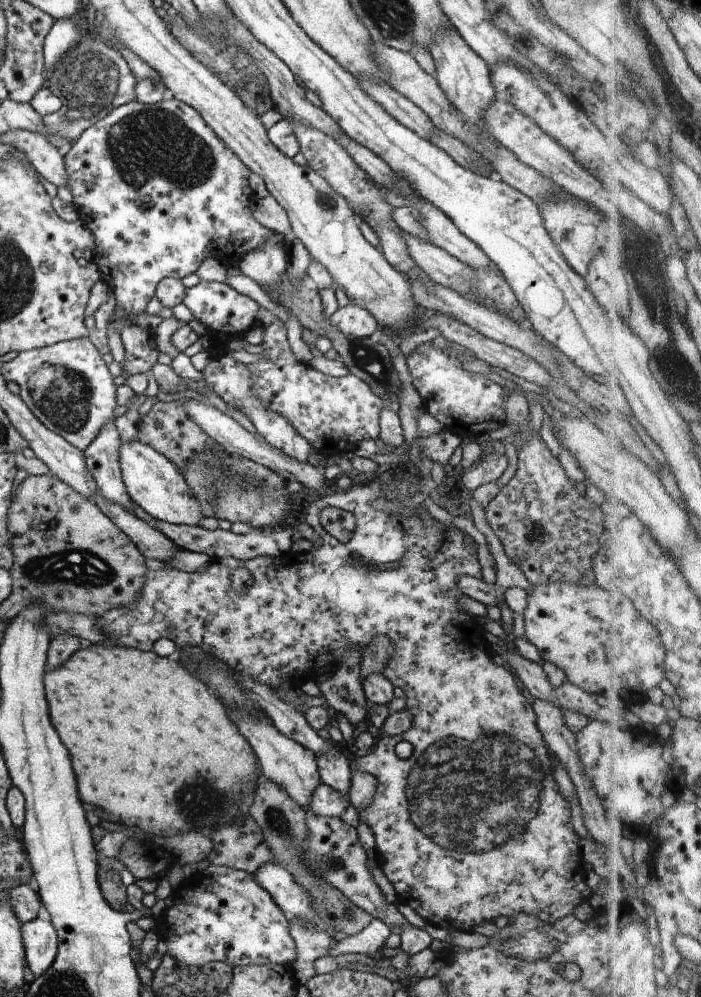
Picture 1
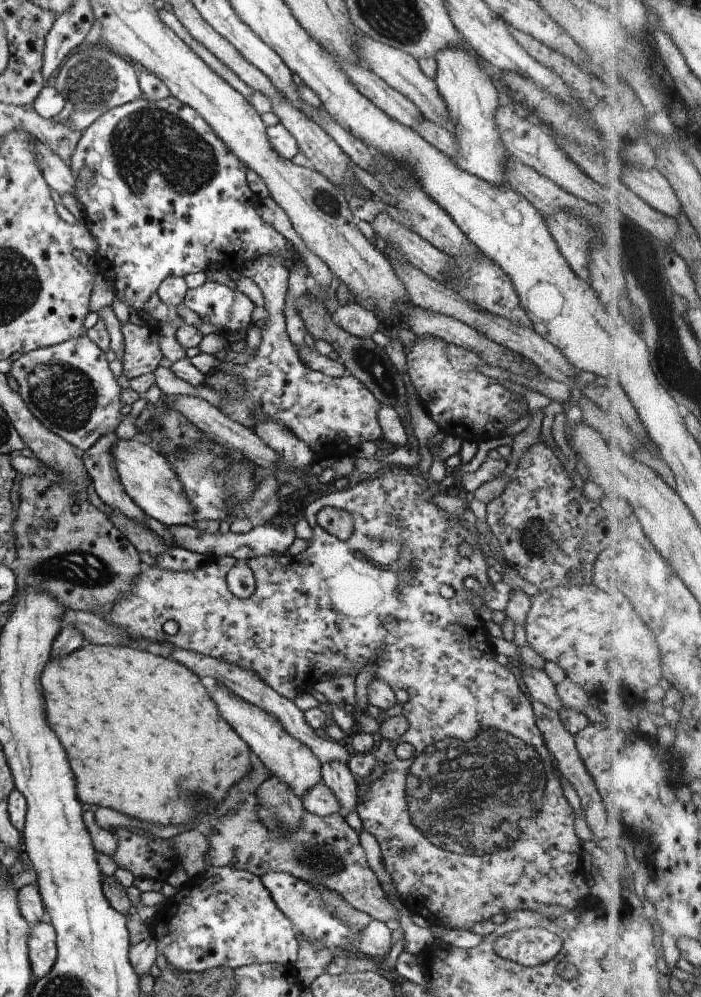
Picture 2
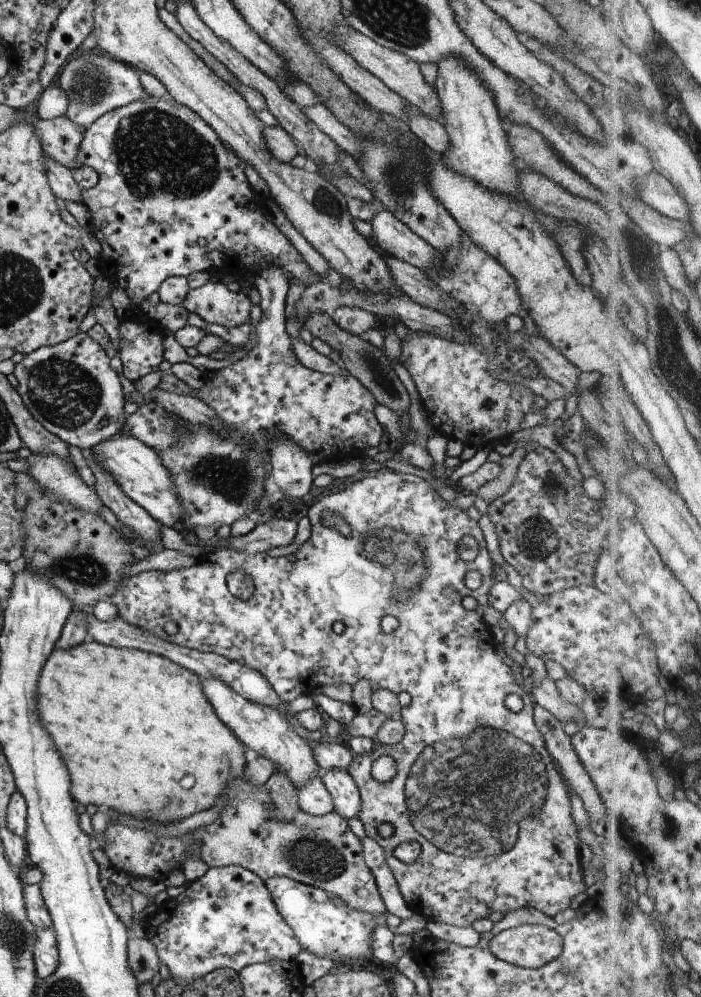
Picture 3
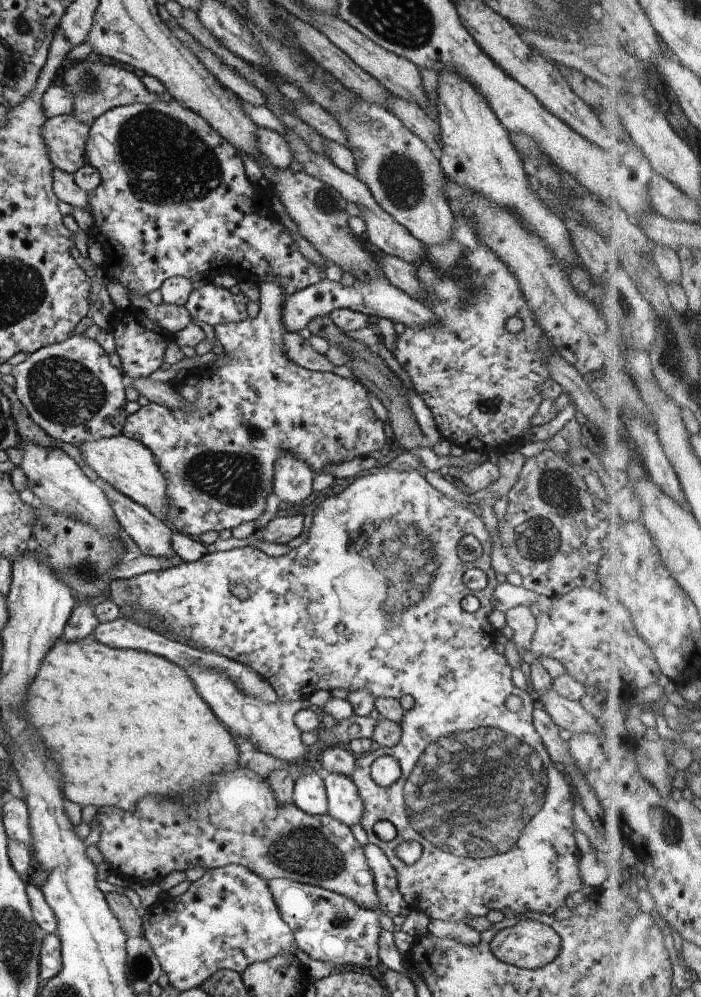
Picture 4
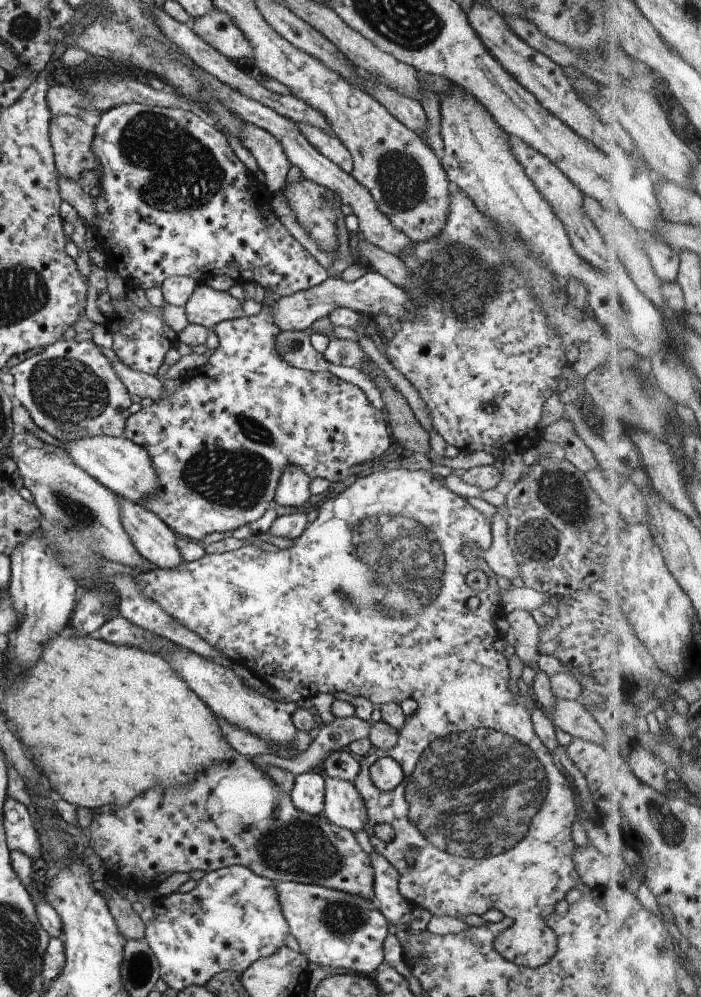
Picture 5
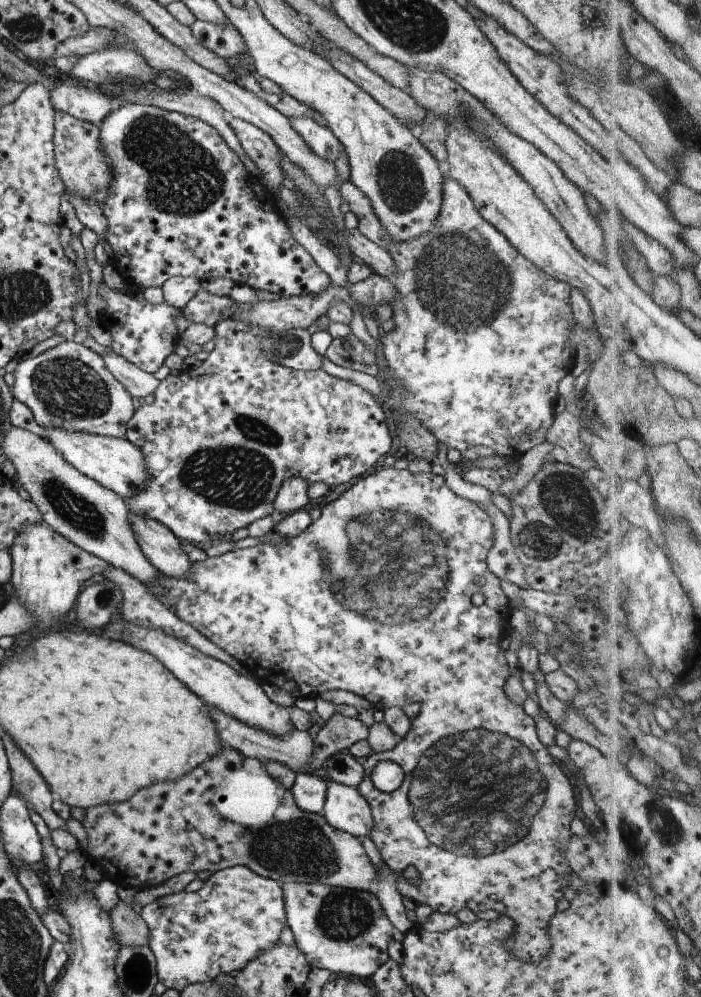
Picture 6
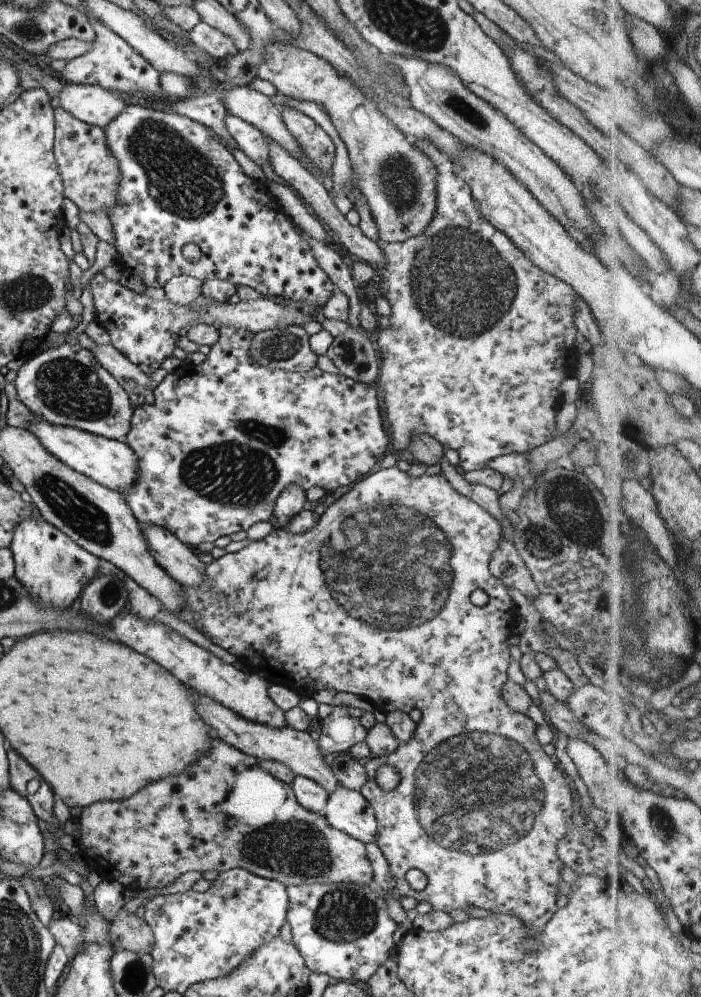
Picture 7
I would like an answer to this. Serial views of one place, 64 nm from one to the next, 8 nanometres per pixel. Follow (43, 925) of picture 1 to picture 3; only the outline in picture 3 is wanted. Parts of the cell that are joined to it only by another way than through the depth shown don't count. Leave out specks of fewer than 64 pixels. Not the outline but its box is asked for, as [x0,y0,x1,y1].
[34,927,59,980]

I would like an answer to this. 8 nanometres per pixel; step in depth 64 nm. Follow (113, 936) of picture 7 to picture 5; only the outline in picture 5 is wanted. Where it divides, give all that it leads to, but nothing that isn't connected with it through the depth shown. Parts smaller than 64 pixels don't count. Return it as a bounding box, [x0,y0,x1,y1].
[107,895,145,940]

